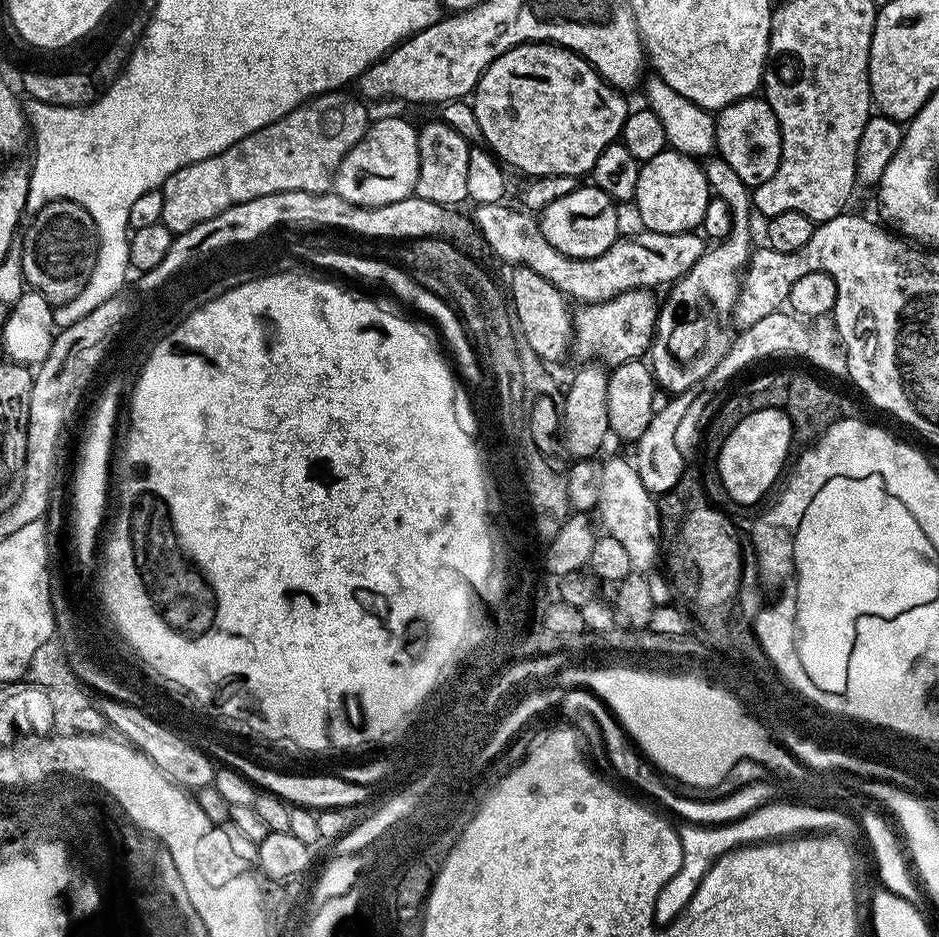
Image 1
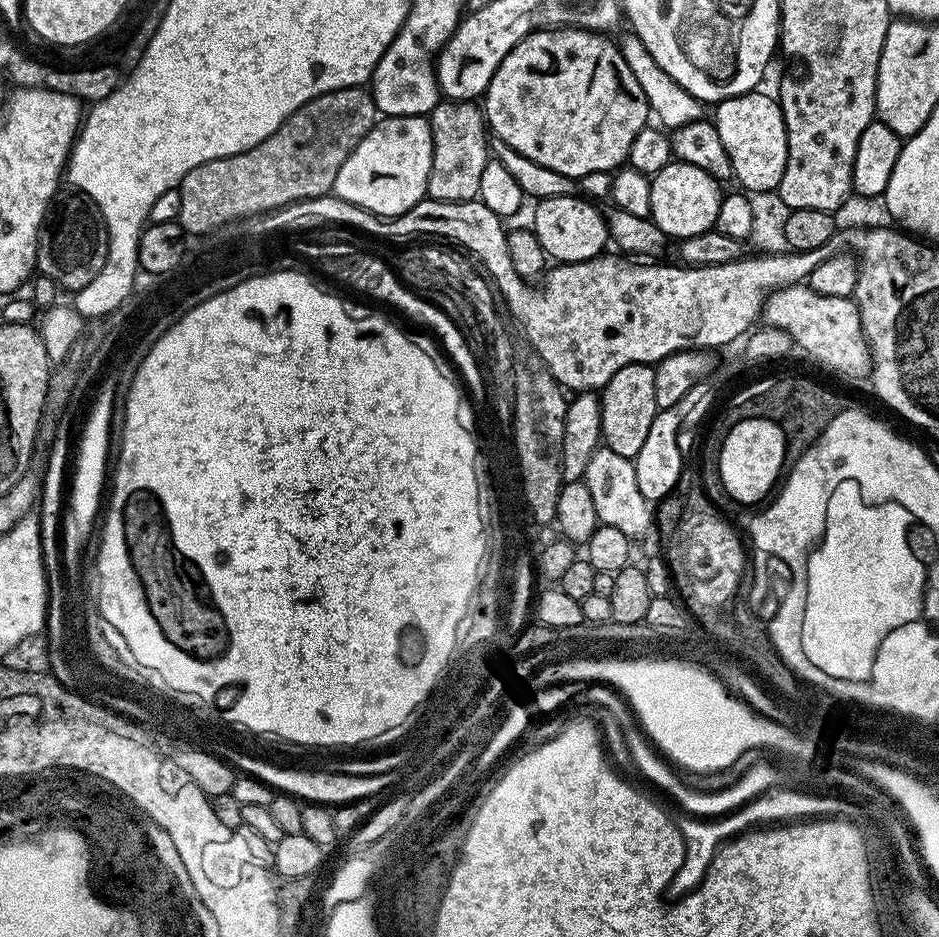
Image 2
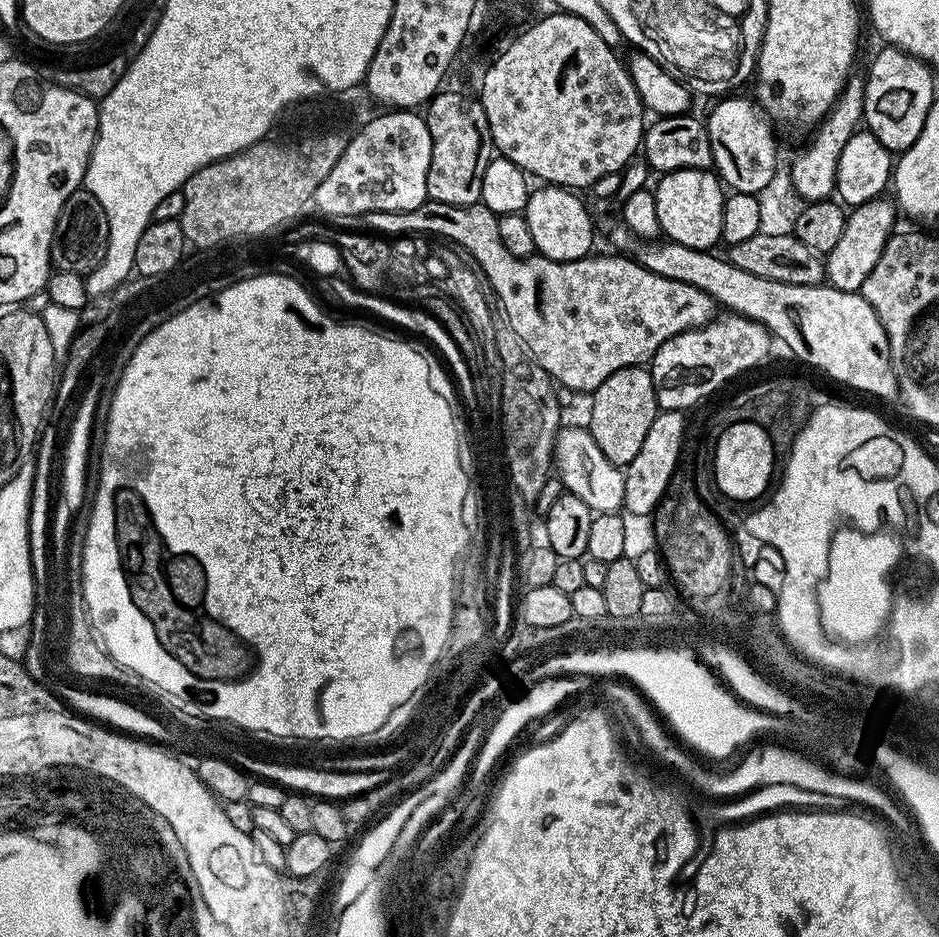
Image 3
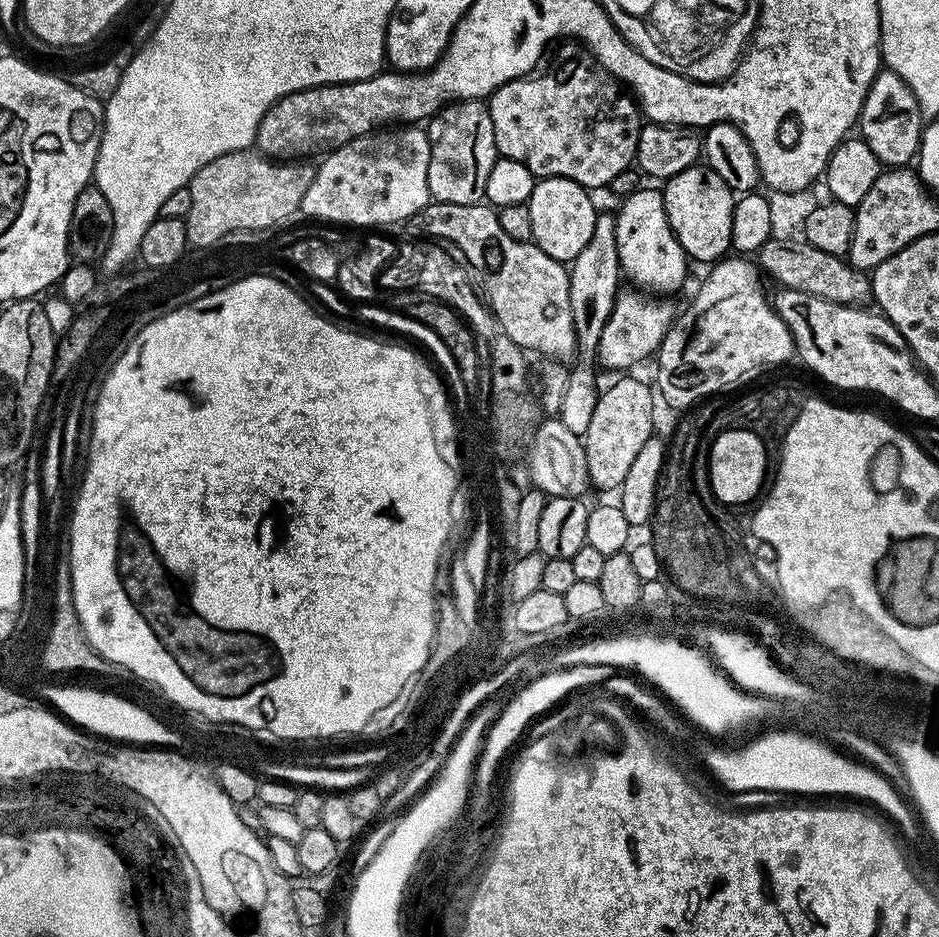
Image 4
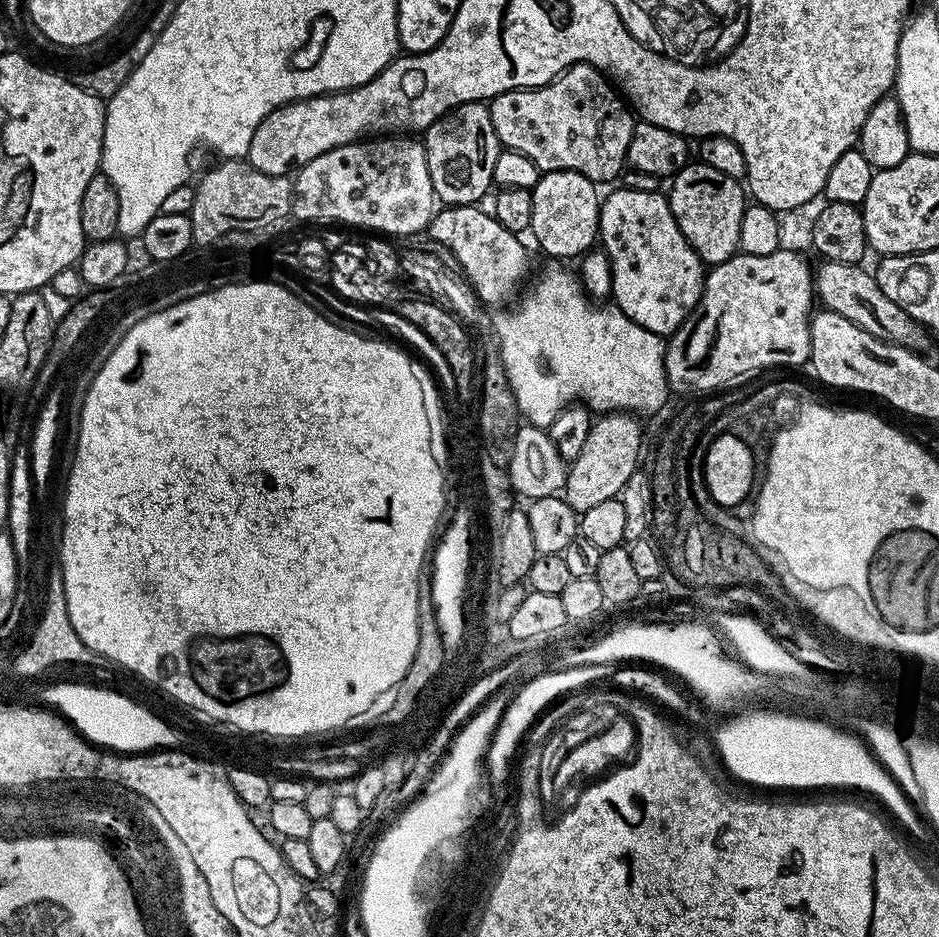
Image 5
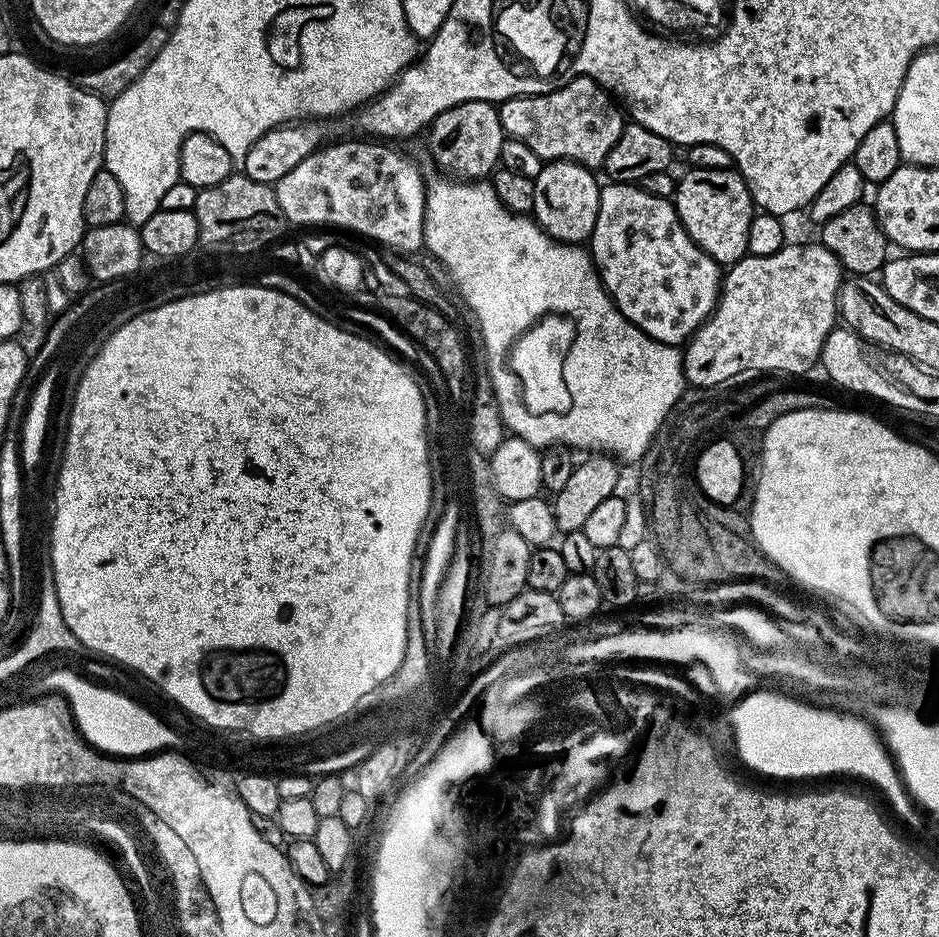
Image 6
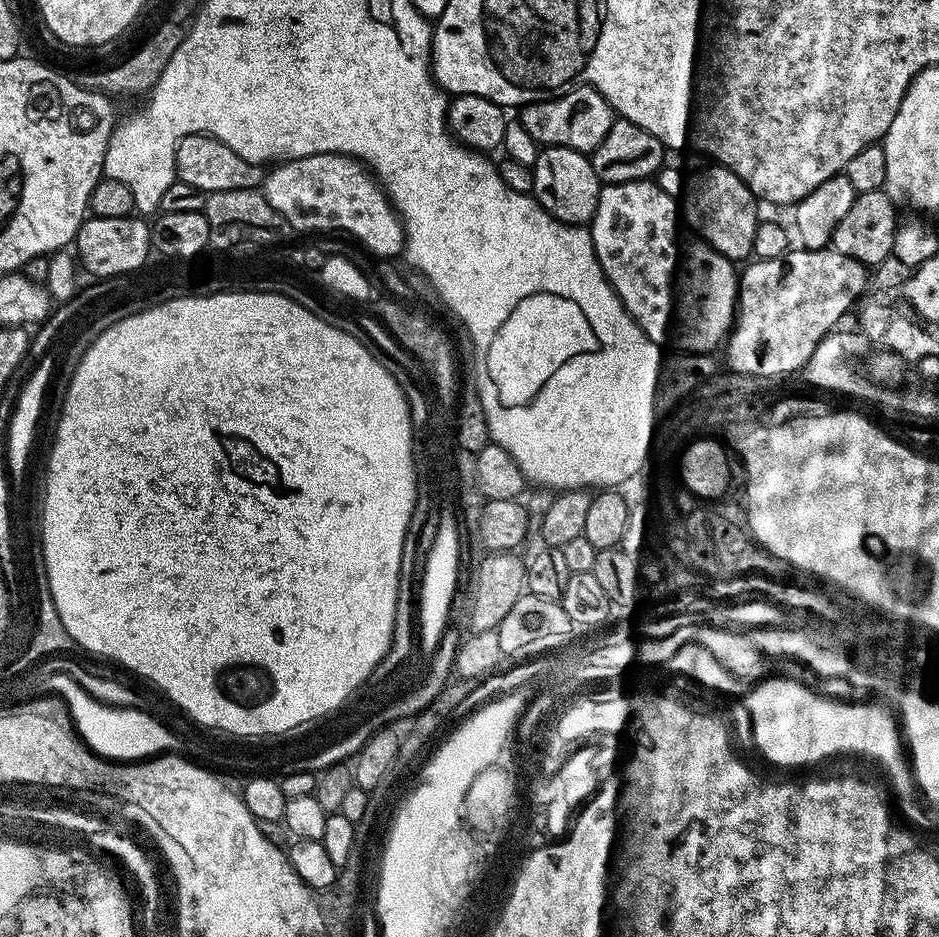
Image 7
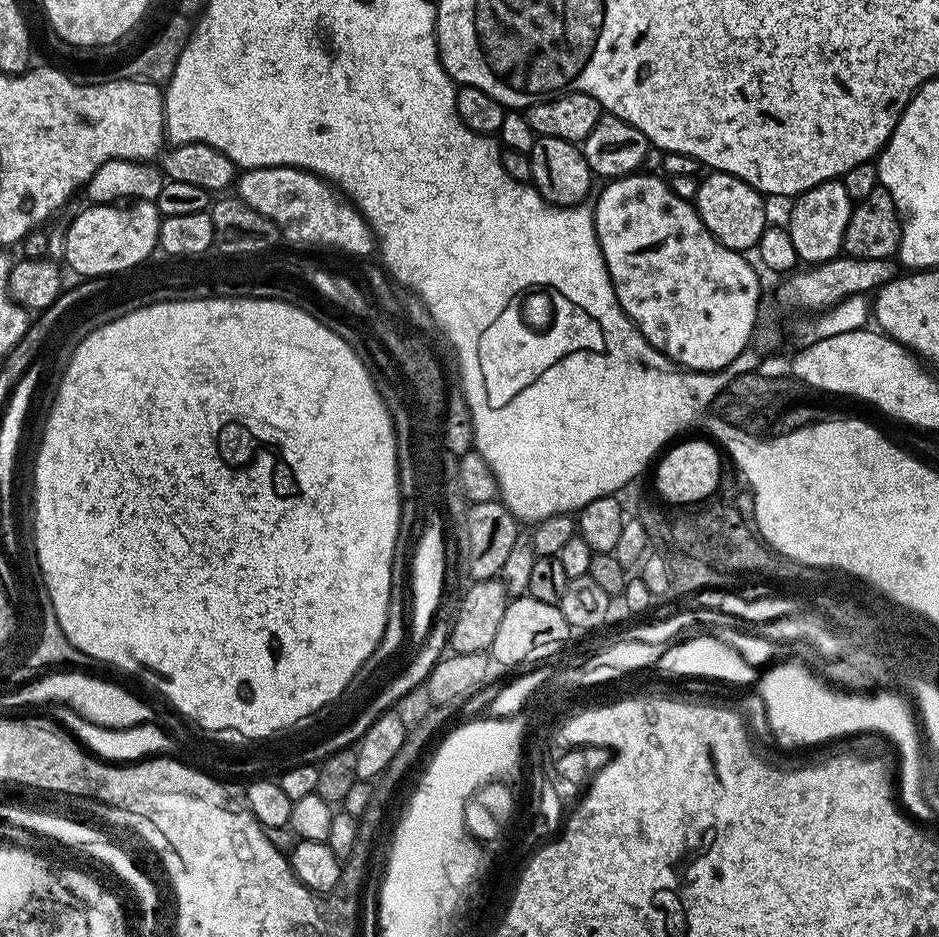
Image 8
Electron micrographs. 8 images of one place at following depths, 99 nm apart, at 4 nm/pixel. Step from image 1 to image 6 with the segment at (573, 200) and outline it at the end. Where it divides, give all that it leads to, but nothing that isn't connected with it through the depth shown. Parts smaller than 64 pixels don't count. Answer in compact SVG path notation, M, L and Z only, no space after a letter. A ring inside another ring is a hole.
M553 160L545 163L544 169L534 177L534 206L531 215L544 233L561 240L563 244L583 245L591 241L592 231L598 222L598 206L600 205L601 181L596 181L597 173L591 168L584 168L572 160Z

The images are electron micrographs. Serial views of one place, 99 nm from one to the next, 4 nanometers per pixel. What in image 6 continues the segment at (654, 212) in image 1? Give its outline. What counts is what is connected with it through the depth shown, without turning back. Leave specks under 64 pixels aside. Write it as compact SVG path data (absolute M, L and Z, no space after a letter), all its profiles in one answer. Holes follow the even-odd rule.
M689 167L688 173L679 177L676 185L674 203L676 213L682 226L690 234L690 238L707 256L714 258L721 266L737 264L742 257L748 255L748 235L750 222L754 215L752 196L748 192L748 184L740 177L740 173L732 168L719 168L718 170L702 170Z

